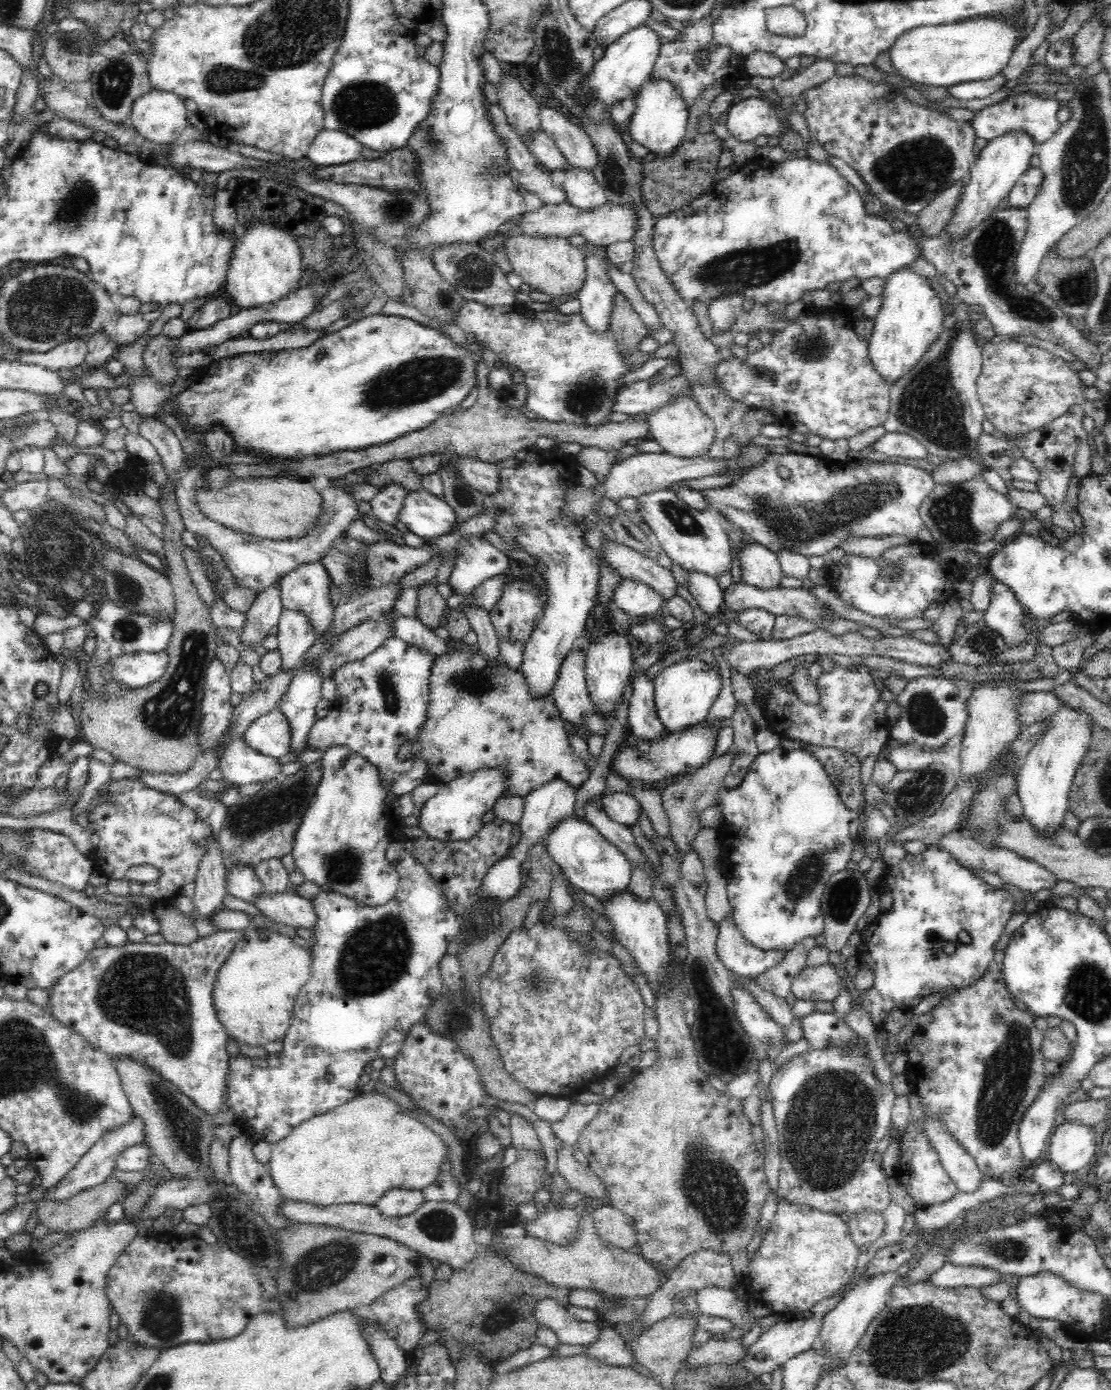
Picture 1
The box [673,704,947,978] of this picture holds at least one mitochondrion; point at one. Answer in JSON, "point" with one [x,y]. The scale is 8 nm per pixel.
{"point":[804,880]}

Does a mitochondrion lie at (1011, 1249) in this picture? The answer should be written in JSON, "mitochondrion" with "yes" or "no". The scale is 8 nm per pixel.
{"mitochondrion":"yes"}

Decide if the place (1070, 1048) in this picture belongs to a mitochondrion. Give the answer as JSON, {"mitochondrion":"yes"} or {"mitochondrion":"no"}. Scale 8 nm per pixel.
{"mitochondrion":"no"}

